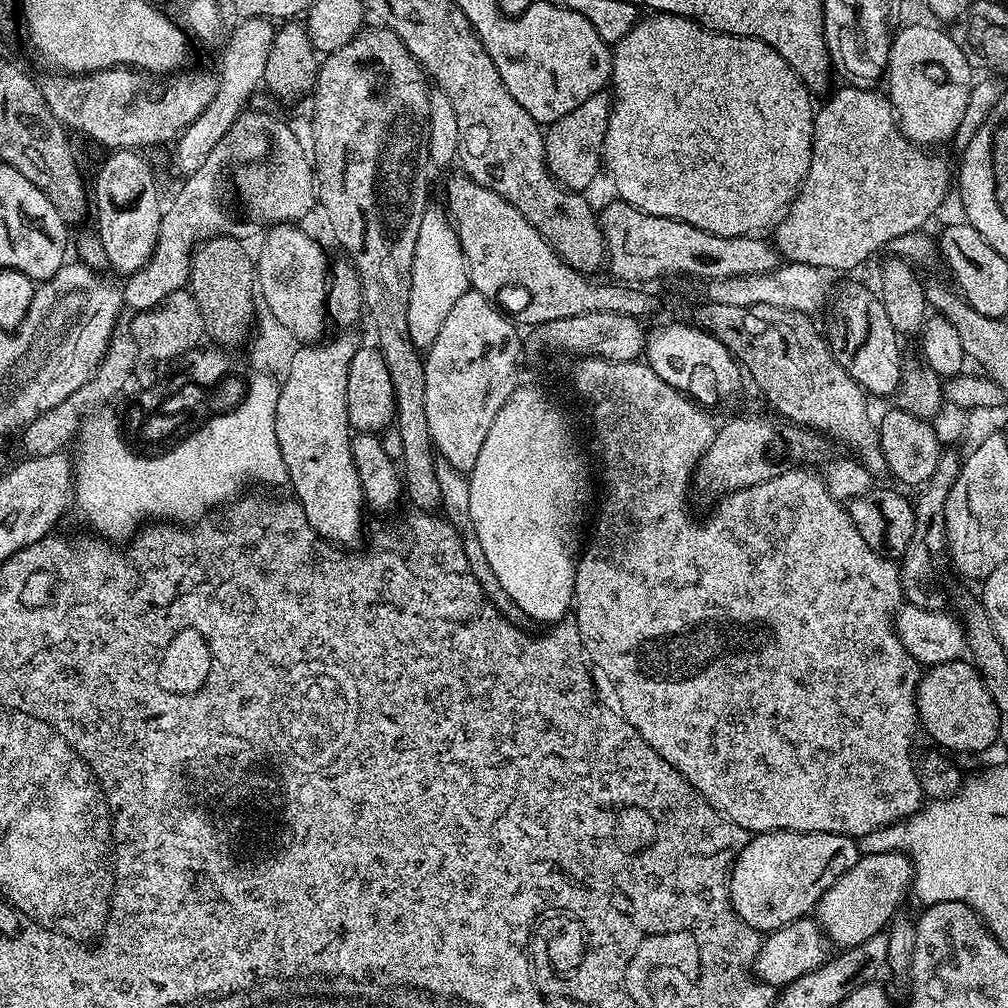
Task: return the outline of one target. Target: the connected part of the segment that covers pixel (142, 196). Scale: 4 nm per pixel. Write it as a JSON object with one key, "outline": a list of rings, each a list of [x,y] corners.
{"outline":[[[112,150],[96,172],[94,188],[95,231],[106,250],[111,271],[131,274],[144,268],[151,258],[158,238],[162,203],[156,198],[156,180],[152,168],[136,150]]]}

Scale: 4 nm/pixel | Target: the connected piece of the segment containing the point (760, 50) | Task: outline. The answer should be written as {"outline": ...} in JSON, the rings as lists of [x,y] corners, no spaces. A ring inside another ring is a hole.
{"outline":[[[669,12],[659,14],[648,14],[648,17],[637,19],[635,26],[626,34],[626,38],[622,38],[619,44],[615,45],[612,53],[612,74],[610,77],[610,88],[614,95],[610,100],[610,111],[608,113],[608,125],[606,126],[606,138],[604,139],[604,151],[602,153],[602,164],[612,175],[612,184],[616,187],[616,192],[623,203],[630,205],[632,208],[644,212],[648,216],[661,216],[662,218],[670,218],[671,220],[681,220],[695,228],[706,230],[710,234],[718,234],[719,236],[747,236],[749,234],[759,233],[759,228],[775,225],[780,217],[788,210],[788,205],[795,200],[800,192],[800,187],[804,184],[806,174],[810,170],[810,158],[812,157],[812,135],[814,134],[814,126],[812,125],[812,117],[814,115],[813,97],[810,95],[808,88],[800,81],[799,74],[789,66],[782,58],[782,54],[778,54],[778,50],[774,50],[766,42],[757,40],[754,36],[732,36],[729,32],[712,32],[709,28],[704,28],[695,20],[686,16],[672,16]]]}

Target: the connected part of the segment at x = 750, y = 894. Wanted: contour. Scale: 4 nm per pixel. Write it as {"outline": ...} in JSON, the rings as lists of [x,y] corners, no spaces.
{"outline":[[[762,832],[753,835],[749,839],[748,845],[740,851],[732,864],[732,874],[728,878],[728,889],[730,890],[732,905],[736,913],[742,918],[742,922],[746,922],[751,928],[756,929],[761,934],[770,933],[775,928],[781,928],[783,924],[789,924],[801,919],[805,914],[811,913],[815,909],[816,903],[822,898],[822,894],[826,890],[830,890],[830,886],[834,886],[834,882],[838,882],[838,878],[842,878],[842,874],[846,874],[846,870],[850,870],[850,866],[854,866],[859,862],[860,857],[859,843],[853,837],[843,836],[842,834],[826,834],[825,832]]]}

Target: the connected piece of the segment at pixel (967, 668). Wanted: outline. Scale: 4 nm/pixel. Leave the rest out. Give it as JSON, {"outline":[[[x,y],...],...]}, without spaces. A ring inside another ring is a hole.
{"outline":[[[964,658],[931,665],[931,667],[921,675],[920,685],[916,687],[916,713],[920,715],[920,728],[923,729],[923,731],[928,731],[929,738],[932,739],[934,743],[941,744],[944,748],[949,748],[952,752],[984,752],[992,743],[995,745],[1000,738],[1000,711],[998,710],[998,706],[994,702],[990,690],[984,684],[984,679],[980,677],[975,667]]]}

